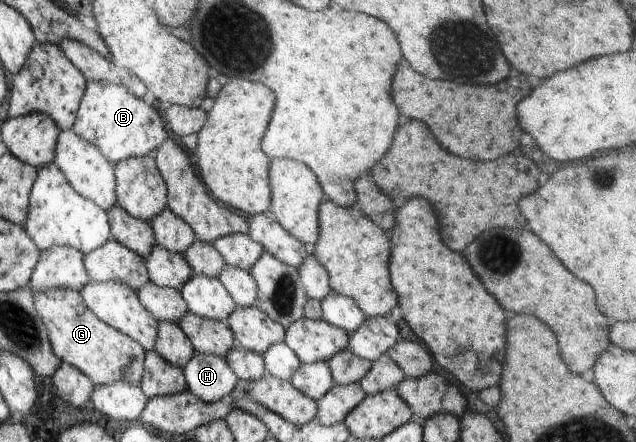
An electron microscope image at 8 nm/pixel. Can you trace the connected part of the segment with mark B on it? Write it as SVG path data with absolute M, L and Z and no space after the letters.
M86 81L86 89L72 126L73 132L94 144L113 165L124 158L153 154L169 136L156 105L147 104L128 88L103 81Z

